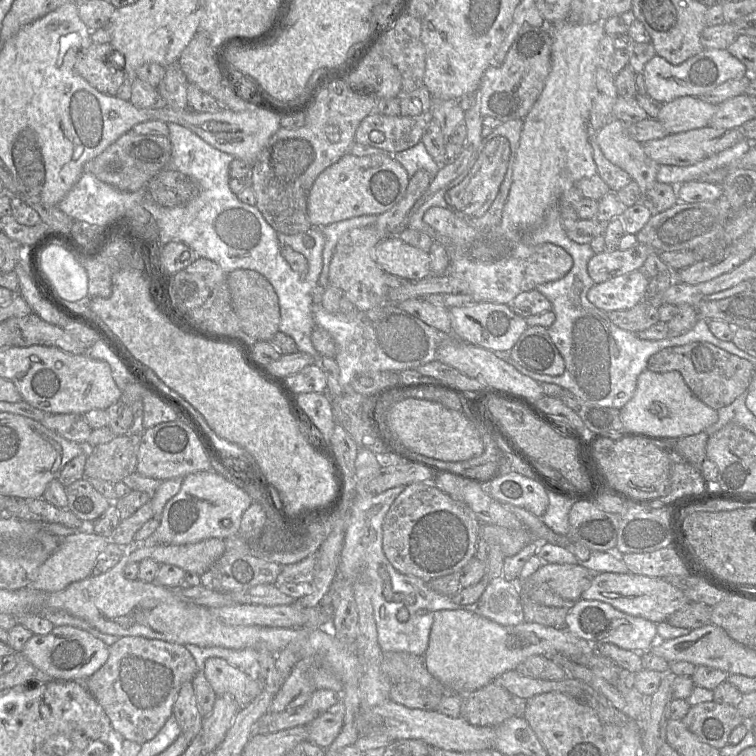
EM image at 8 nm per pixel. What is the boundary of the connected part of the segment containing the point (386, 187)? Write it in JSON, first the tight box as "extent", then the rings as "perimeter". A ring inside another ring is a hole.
{"extent":[307,153,409,228],"perimeter":[[[388,153],[357,157],[343,156],[326,168],[314,181],[307,199],[308,220],[314,228],[365,215],[379,216],[396,204],[406,193],[409,177],[404,167]]]}

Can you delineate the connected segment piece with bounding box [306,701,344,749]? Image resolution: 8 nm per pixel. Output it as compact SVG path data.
M340 701L334 708L320 715L306 725L308 730L308 740L312 744L325 749L338 736L342 729L344 716L341 712Z

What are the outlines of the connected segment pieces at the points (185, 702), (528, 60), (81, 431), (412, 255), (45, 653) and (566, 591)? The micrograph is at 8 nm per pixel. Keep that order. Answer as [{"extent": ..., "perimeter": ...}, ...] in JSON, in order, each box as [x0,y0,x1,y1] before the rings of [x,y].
[{"extent":[173,681,204,741],"perimeter":[[[187,681],[181,686],[173,706],[173,715],[186,738],[192,741],[200,735],[204,717],[199,711],[192,681]]]},{"extent":[475,25,552,123],"perimeter":[[[524,25],[517,34],[517,37],[502,64],[490,66],[484,73],[478,90],[475,92],[478,98],[480,113],[482,117],[492,117],[504,123],[515,119],[524,119],[539,98],[545,81],[550,72],[551,66],[552,36],[545,28],[535,28]]]},{"extent":[40,413,93,445],"perimeter":[[[75,413],[48,414],[40,423],[62,437],[80,445],[86,445],[93,430],[85,420],[84,415]]]},{"extent":[374,237,431,280],"perimeter":[[[398,237],[381,241],[374,249],[374,259],[385,273],[407,280],[420,280],[431,275],[429,253]]]},{"extent":[21,625,109,682],"perimeter":[[[62,625],[46,635],[33,634],[21,654],[53,680],[85,682],[107,661],[109,646],[83,629]]]},{"extent":[530,563,594,602],"perimeter":[[[543,563],[530,577],[536,583],[546,584],[563,599],[575,602],[581,599],[594,573],[580,564]]]}]

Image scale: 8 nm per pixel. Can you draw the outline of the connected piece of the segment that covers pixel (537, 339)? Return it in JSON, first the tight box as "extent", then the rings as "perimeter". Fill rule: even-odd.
{"extent":[510,326,565,376],"perimeter":[[[543,326],[528,327],[511,349],[510,356],[535,374],[560,376],[565,370],[564,359]]]}

